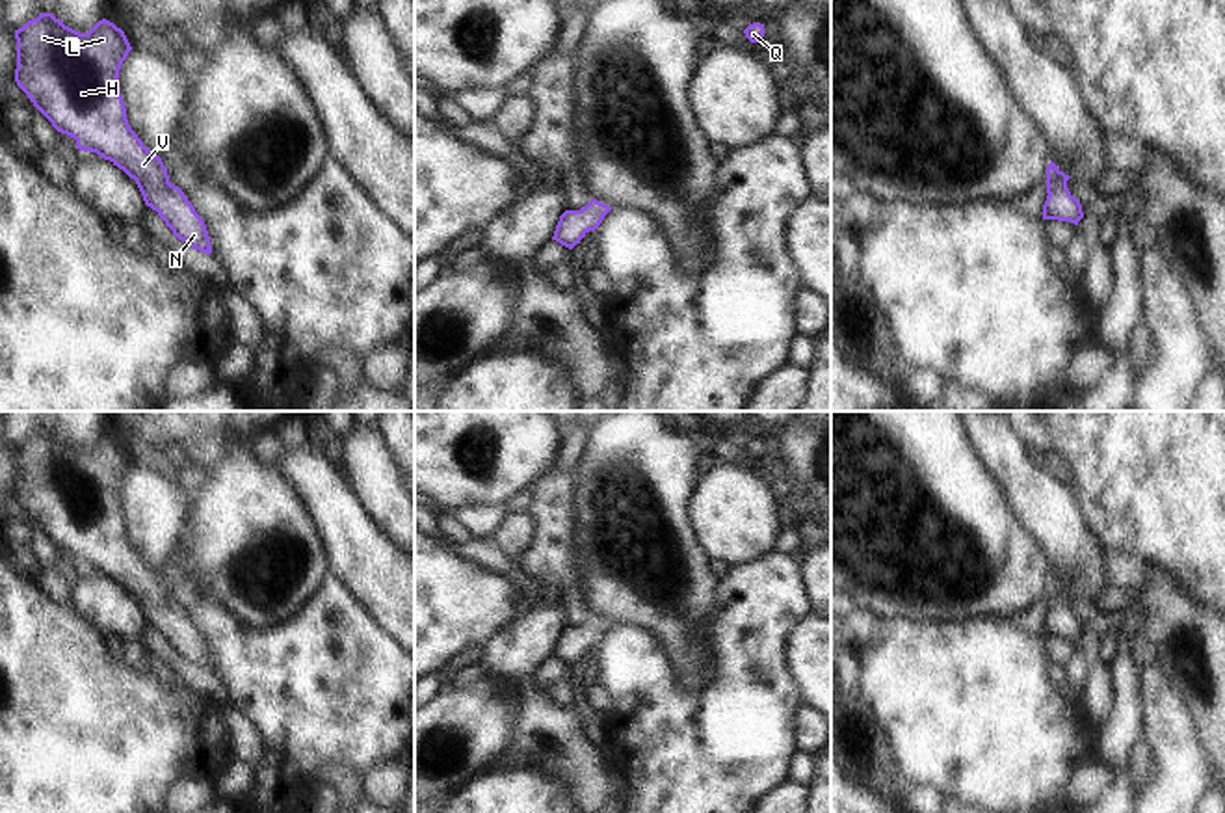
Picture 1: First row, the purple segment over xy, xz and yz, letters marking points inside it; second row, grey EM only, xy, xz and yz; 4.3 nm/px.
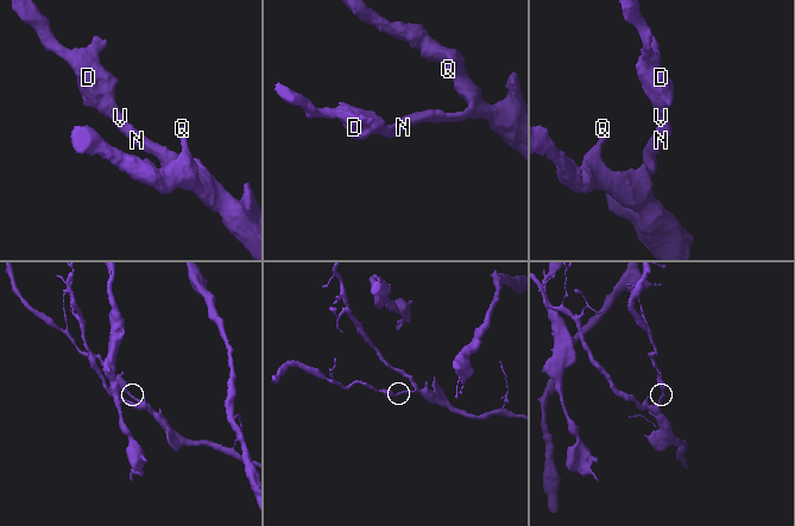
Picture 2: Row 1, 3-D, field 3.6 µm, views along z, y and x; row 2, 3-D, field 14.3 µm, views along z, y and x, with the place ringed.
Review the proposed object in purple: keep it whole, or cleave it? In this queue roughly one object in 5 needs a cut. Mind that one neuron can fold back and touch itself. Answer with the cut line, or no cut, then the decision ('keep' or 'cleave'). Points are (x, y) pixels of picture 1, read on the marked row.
no cut; keep

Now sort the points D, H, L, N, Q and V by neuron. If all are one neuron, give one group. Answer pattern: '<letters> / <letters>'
D H L N Q V

